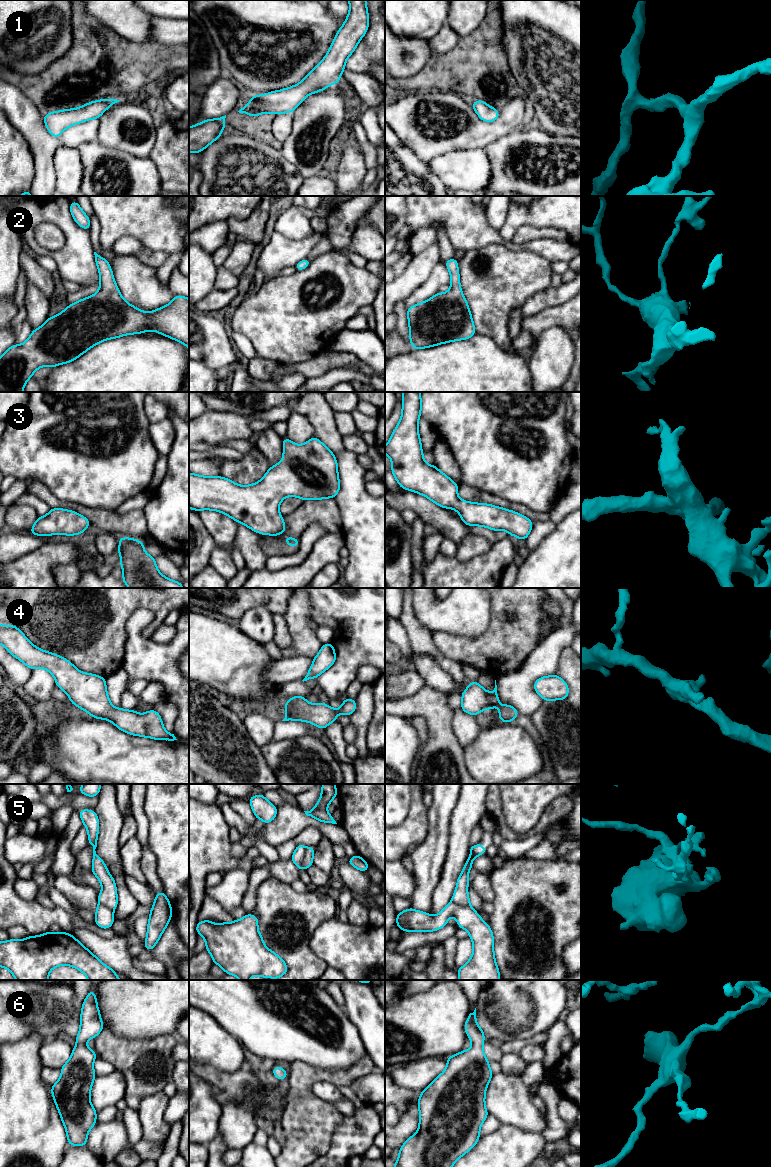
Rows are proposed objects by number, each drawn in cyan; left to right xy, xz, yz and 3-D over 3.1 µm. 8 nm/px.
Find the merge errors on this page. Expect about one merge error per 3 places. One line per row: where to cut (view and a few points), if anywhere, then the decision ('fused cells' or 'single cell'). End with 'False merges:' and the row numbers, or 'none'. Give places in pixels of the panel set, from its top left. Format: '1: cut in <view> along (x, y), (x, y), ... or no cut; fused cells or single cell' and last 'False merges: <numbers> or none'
1: no cut; single cell
2: no cut; single cell
3: no cut; single cell
4: no cut; single cell
5: cut in xz along (306, 848), (303, 854), (304, 868); fused cells
6: no cut; single cell
False merges: 5

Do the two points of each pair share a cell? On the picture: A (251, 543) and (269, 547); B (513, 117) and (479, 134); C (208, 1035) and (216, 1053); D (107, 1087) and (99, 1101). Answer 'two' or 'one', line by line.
A: two
B: one
C: one
D: one

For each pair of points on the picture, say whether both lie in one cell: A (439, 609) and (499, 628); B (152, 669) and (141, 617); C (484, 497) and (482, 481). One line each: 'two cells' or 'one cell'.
A: two cells
B: one cell
C: two cells

